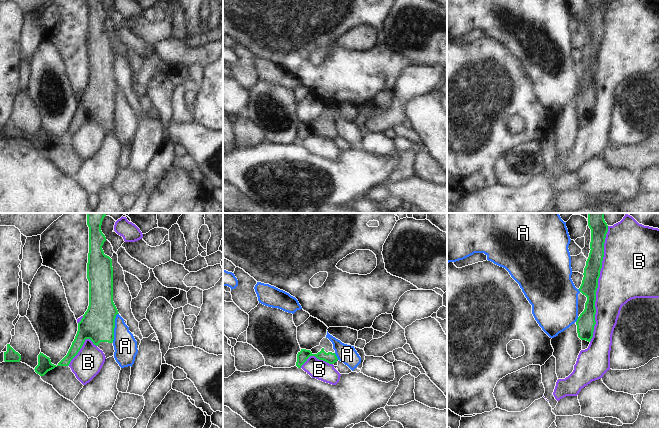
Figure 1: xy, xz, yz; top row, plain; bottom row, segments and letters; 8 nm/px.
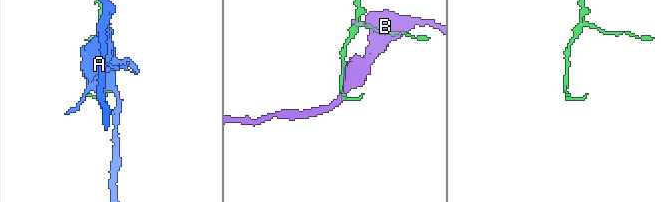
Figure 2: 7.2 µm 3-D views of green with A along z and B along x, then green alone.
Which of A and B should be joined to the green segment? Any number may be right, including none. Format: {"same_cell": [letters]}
{"same_cell": []}

